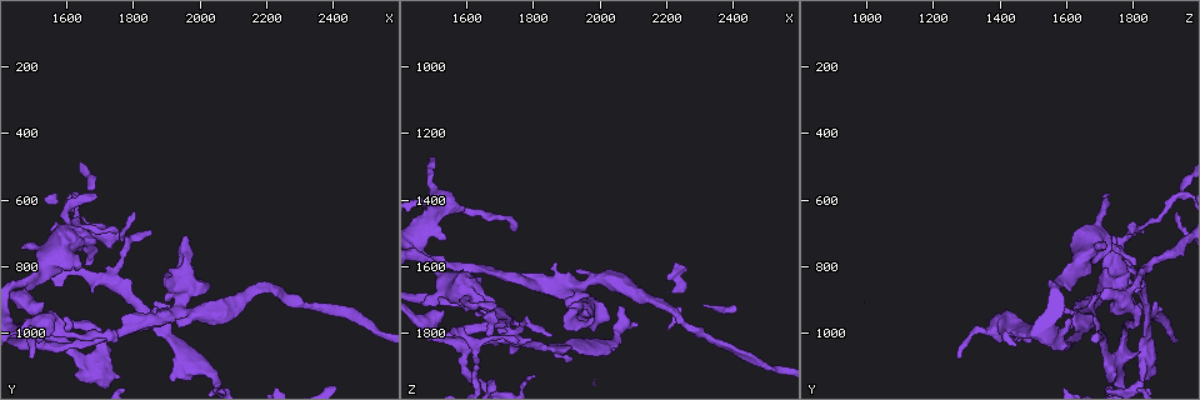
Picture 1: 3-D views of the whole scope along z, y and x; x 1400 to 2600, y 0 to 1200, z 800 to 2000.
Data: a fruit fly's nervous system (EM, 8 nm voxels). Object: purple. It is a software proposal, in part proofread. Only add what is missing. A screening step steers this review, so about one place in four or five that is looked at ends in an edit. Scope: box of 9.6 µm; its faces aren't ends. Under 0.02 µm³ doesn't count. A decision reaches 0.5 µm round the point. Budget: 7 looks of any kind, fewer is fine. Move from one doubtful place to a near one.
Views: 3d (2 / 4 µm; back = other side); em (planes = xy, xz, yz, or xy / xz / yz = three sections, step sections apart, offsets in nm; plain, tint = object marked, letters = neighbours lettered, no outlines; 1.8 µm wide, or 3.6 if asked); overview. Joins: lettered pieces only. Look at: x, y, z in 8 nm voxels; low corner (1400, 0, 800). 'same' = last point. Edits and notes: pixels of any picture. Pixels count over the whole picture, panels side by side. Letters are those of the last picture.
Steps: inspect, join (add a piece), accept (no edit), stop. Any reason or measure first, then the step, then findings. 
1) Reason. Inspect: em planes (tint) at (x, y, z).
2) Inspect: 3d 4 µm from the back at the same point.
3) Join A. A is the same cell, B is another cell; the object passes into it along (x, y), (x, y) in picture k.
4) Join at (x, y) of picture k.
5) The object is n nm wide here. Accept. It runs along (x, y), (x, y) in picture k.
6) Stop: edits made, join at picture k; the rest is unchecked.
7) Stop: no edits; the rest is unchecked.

Free end. Inspect: em planes (letters) at (1960, 710, 1730).

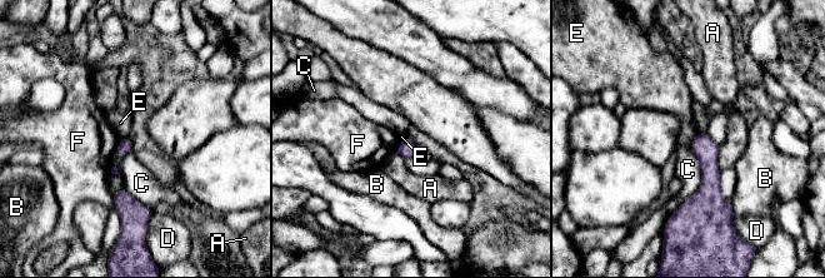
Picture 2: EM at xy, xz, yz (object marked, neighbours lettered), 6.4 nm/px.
Accept. A, B, C, D, E and F are other cells; a border runs along (128, 135), (120, 139) in picture 2; no lettered piece goes on from it.

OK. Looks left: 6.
Branch stops here. Inspect: 3d 2 µm at (1600, 960, 1670).

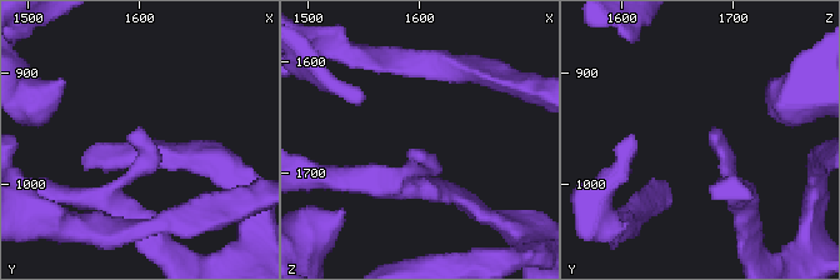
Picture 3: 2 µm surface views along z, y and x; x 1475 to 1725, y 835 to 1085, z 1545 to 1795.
Now the EM. Inspect: em planes (letters) at (1588, 958, 1680).

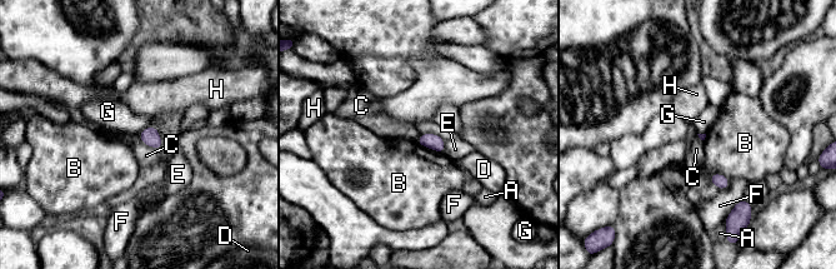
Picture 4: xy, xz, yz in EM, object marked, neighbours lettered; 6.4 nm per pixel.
Accept. A, B, C, D, E, F, G and H are other cells; a border runs along (138, 134), (144, 143), (158, 150) in picture 4; none of them fits.

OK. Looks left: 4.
Free end. Inspect: em xz step 8 (tint) at (1940, 980, 1600).

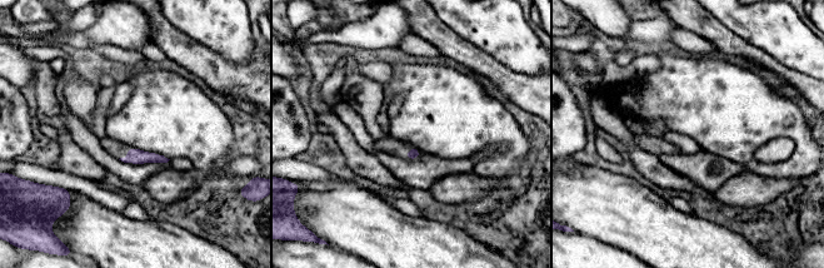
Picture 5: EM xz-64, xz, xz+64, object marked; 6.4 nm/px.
See the neighbours. Inspect: em xz step 8 (letters) at the same point.

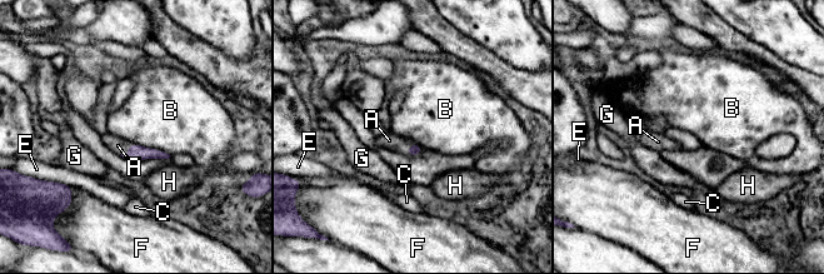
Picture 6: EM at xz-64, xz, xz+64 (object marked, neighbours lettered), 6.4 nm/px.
Join A. A is the same cell, B, C, E, F, G and H are other cells; the object passes into it along (135, 152), (128, 150), (118, 145) in picture 6; the neuron continues.

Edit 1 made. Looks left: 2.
Stop: edits made, join at picture 6; the rest is unchecked.

